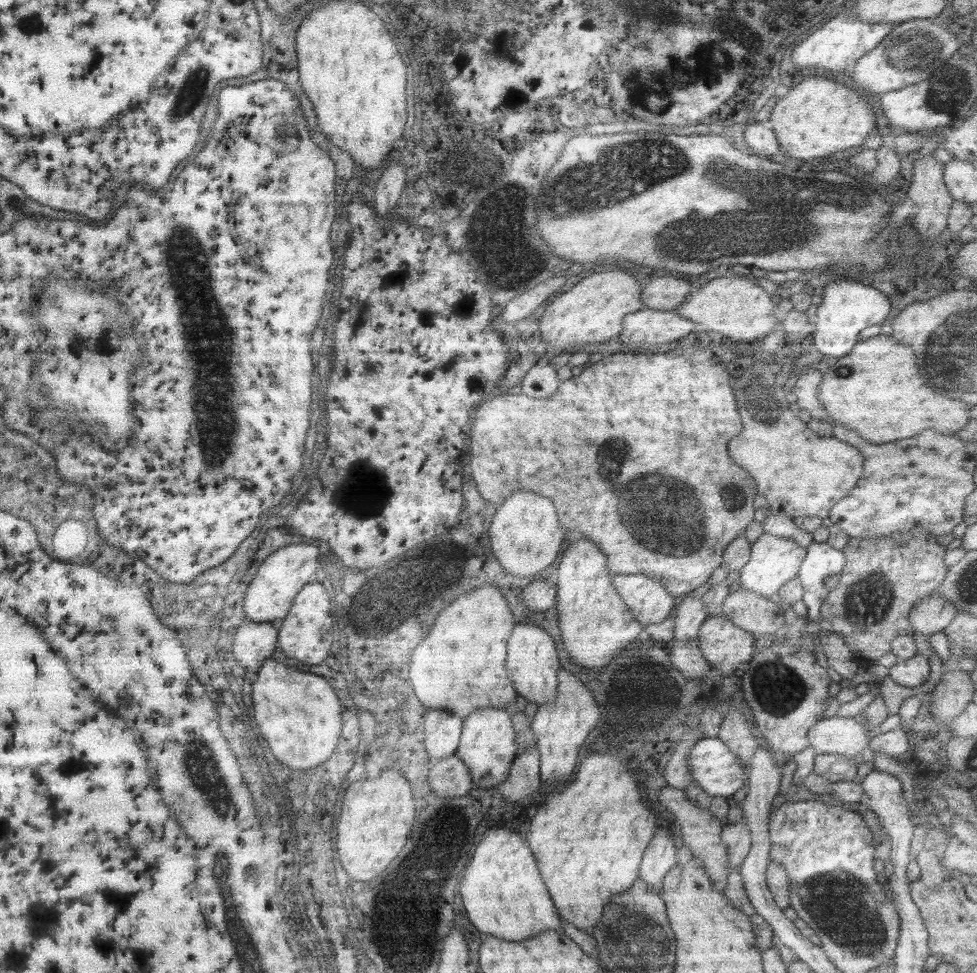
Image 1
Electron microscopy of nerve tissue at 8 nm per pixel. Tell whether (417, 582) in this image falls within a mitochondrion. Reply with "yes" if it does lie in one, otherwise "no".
yes

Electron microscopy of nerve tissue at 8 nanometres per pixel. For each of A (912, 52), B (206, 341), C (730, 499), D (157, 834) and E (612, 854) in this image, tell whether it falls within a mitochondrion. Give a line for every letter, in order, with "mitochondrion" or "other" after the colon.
A: mitochondrion
B: mitochondrion
C: mitochondrion
D: other
E: other

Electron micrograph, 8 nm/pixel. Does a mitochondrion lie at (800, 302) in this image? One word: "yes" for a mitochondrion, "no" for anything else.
no

